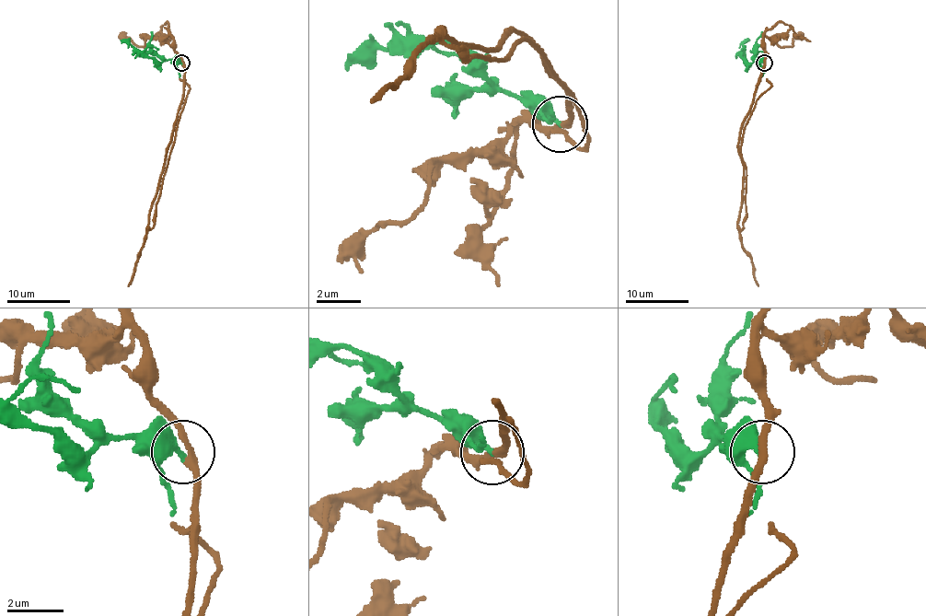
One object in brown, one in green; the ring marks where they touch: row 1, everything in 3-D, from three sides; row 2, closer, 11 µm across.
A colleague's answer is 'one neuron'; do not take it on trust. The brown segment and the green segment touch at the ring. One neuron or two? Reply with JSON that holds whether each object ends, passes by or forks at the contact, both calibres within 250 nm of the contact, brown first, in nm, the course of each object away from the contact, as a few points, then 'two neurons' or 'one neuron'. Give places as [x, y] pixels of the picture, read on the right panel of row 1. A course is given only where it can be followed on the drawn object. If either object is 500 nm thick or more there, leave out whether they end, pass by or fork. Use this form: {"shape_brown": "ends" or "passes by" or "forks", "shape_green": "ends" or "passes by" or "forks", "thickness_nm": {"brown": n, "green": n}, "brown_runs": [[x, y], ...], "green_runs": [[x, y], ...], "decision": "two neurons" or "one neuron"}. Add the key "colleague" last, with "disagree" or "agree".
{"shape_brown": "passes by", "shape_green": "ends", "thickness_nm": {"brown": 240, "green": 320}, "brown_runs": [[764, 63], [751, 109], [740, 130], [739, 145], [744, 166], [740, 244], [751, 260], [758, 286]], "green_runs": [[764, 63], [756, 60], [748, 63], [742, 57], [744, 44], [750, 40]], "decision": "one neuron", "colleague": "agree"}

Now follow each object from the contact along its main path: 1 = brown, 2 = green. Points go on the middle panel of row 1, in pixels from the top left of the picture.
1: (564, 122), (570, 95), (519, 33), (491, 50), (475, 50), (446, 33), (430, 39), (402, 78), (368, 100)
2: (559, 122), (503, 95), (452, 44), (419, 44), (374, 50), (346, 73)

